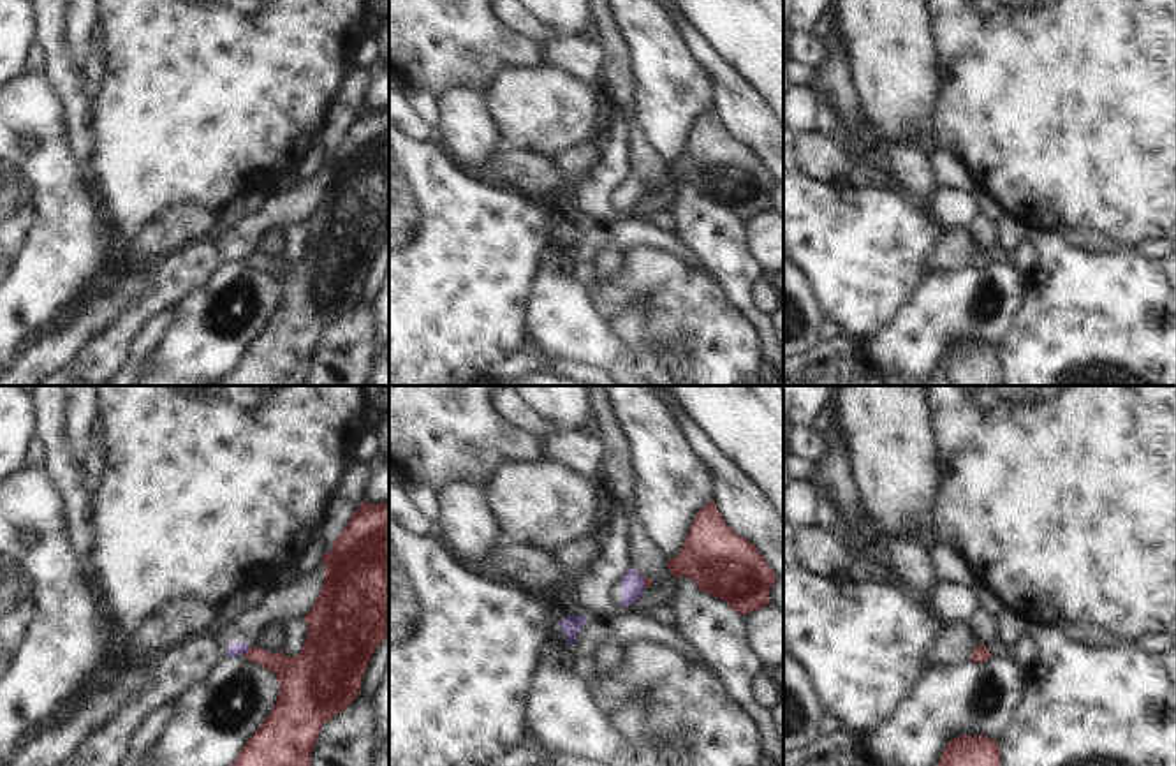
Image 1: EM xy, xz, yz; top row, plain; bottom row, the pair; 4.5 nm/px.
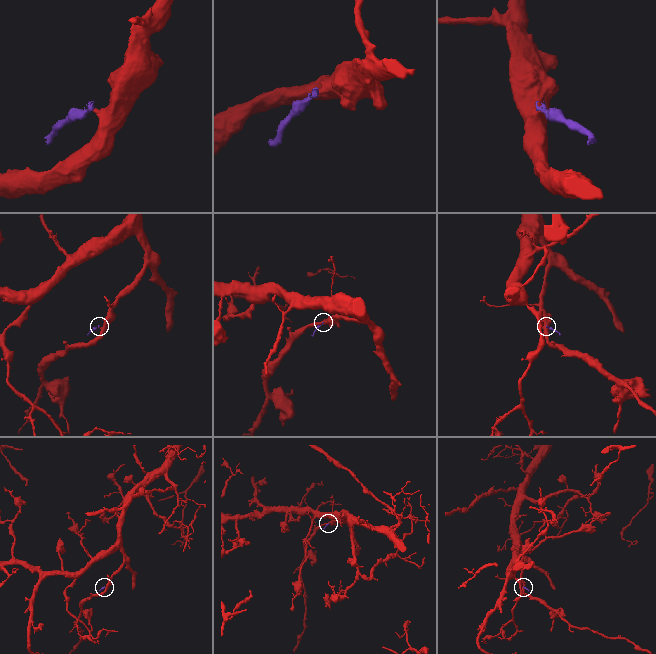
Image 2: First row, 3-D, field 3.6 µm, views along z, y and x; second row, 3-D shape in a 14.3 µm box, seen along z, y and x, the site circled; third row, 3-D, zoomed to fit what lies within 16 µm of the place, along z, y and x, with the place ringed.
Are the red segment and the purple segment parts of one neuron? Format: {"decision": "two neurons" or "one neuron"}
{"decision": "two neurons"}

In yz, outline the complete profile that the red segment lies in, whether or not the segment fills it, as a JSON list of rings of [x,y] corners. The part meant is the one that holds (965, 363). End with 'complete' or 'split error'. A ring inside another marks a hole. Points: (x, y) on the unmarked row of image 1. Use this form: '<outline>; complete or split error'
[[[961,340],[947,347],[928,386],[1005,386],[998,347],[982,340]]]; complete

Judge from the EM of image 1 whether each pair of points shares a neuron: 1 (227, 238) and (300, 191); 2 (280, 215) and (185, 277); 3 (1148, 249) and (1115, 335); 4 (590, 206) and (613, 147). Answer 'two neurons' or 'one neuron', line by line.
1: one neuron
2: two neurons
3: two neurons
4: one neuron

